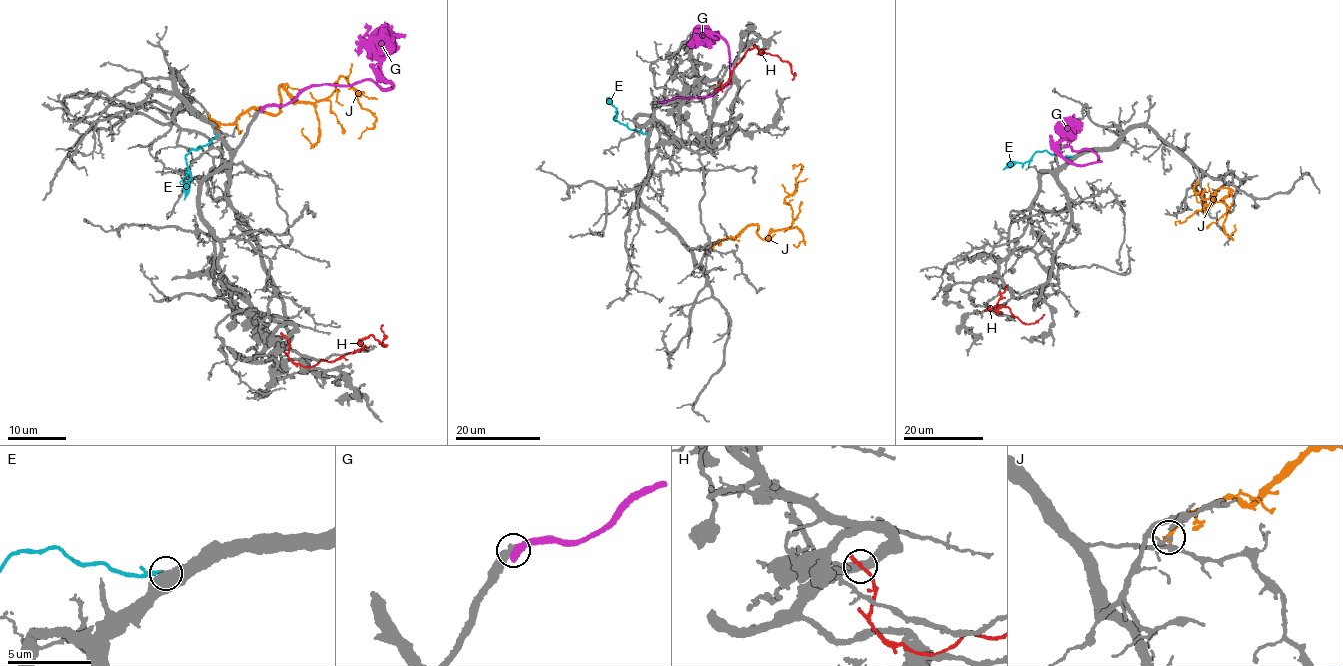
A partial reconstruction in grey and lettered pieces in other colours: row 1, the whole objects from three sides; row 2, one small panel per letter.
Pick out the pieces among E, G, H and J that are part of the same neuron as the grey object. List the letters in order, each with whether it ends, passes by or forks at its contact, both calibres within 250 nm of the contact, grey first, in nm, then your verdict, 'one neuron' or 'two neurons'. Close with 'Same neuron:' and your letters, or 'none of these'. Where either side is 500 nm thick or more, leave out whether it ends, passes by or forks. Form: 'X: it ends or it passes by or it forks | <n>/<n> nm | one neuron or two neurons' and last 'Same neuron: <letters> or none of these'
E: 600/280 nm | two neurons
G: it ends | 460/420 nm | two neurons
H: it ends | 480/280 nm | two neurons
J: it ends | 110/320 nm | two neurons
Same neuron: none of these

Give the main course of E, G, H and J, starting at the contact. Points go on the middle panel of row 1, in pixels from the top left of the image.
E: (645, 133), (630, 130), (614, 119), (615, 107), (607, 97)
G: (657, 102), (709, 96), (726, 86), (730, 78), (727, 43), (714, 34), (706, 36), (708, 43)
H: (717, 89), (728, 80), (747, 50), (757, 48), (762, 53), (776, 55), (791, 67), (793, 80)
J: (712, 247), (749, 225), (756, 224), (762, 239), (790, 227), (793, 212), (784, 201), (802, 167), (792, 169)

